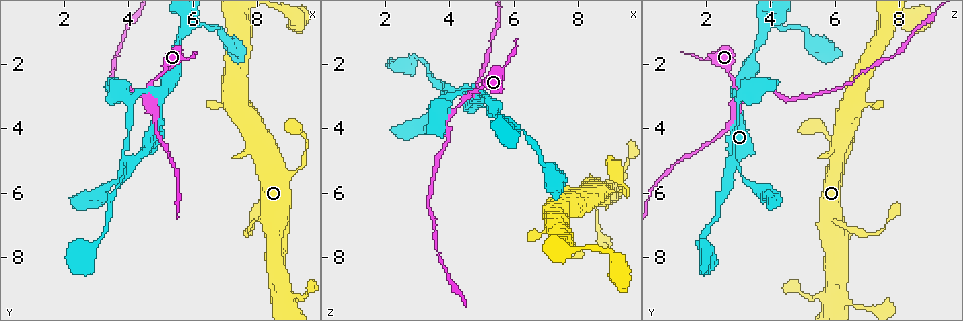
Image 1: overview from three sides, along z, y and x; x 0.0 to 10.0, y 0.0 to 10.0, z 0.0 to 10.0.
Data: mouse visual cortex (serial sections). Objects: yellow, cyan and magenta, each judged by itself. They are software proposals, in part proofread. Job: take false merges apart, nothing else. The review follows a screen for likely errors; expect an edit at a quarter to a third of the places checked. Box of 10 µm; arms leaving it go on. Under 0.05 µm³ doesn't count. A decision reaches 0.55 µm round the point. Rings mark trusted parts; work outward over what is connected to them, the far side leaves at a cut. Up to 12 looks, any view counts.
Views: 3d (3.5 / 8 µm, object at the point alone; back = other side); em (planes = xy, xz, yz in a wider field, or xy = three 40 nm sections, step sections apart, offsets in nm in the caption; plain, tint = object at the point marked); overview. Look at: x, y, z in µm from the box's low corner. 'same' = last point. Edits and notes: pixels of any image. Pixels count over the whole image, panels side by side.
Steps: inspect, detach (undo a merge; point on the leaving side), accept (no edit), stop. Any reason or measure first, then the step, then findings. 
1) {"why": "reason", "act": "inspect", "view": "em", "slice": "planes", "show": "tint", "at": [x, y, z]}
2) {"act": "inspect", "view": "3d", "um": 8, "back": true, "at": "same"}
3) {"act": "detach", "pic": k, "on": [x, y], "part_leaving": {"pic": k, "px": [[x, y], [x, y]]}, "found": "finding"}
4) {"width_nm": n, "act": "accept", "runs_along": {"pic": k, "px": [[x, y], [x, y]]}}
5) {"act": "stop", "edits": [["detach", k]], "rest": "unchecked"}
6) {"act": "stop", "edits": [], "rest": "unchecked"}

{"why": "four-way junction", "act": "inspect", "view": "3d", "um": 3.5, "at": [5.85, 0.85, 3.90]}

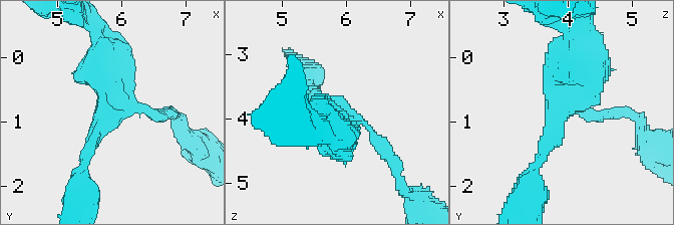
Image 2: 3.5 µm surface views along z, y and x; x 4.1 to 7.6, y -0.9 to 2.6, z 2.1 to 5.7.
{"arms": 4, "arm_widths_nm": [150, 150, 450, 500], "act": "inspect", "view": "em", "slice": "planes", "show": "tint", "at": [5.80, 0.80, 3.95]}

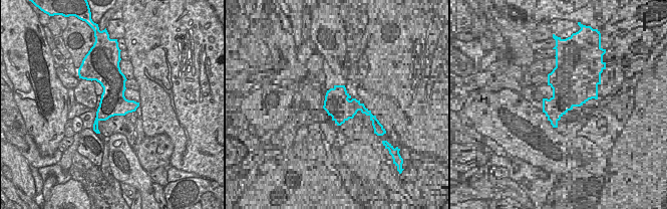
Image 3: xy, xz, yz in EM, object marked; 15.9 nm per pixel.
{"why": "cut it another way", "act": "inspect", "view": "em", "slice": "xy", "step": 3, "show": "tint", "at": "same"}

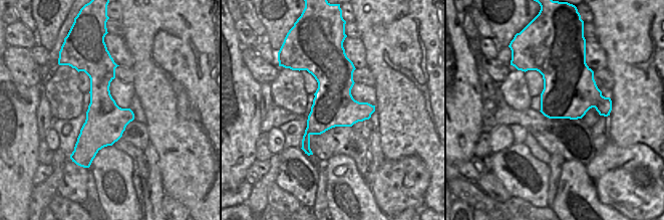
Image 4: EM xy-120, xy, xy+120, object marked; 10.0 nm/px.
{"width_nm": 420, "act": "accept", "runs_along": {"pic": 2, "px": [[308, 88], [338, 120], [360, 120], [381, 148]]}, "found": "all the same cell"}

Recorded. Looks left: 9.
{"why": "three arms meet", "act": "inspect", "view": "3d", "um": 8, "at": [4.65, 2.95, 3.05]}

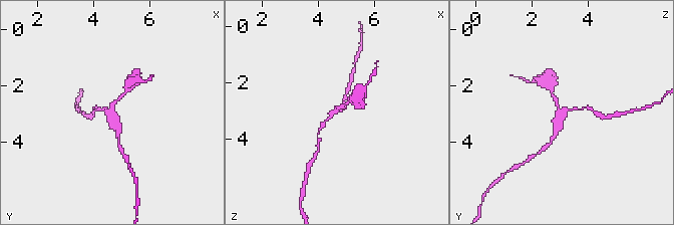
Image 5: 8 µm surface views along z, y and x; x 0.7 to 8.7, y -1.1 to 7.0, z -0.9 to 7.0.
{"act": "inspect", "view": "em", "slice": "xy", "step": 1, "show": "tint", "at": "same"}

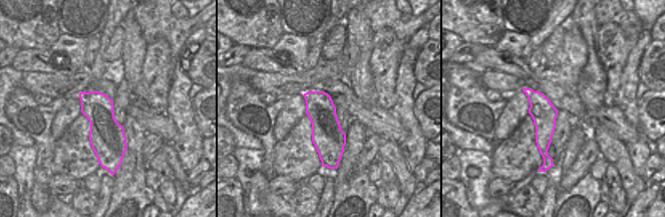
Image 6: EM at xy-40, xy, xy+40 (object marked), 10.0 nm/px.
{"act": "accept", "found": "continuous, no second cell"}

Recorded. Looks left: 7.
{"why": "small branch off a trunk", "act": "inspect", "view": "3d", "um": 8, "at": [4.15, 5.05, 2.85]}

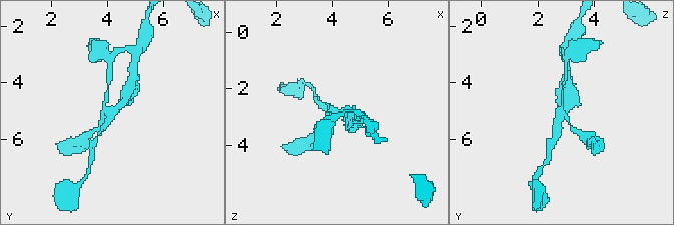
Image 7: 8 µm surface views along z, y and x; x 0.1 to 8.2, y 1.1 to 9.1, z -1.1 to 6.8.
{"why": "zoom in", "act": "inspect", "view": "3d", "um": 3.5, "at": "same"}

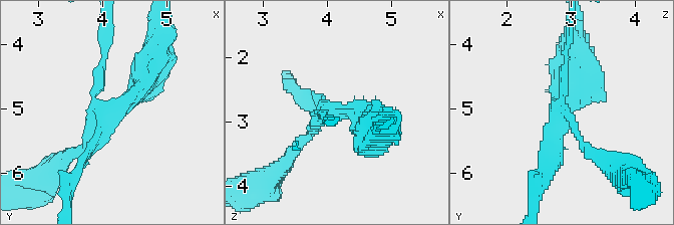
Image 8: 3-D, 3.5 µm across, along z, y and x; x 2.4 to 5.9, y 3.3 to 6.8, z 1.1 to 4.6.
{"act": "accept", "runs_along": {"pic": 8, "px": [[148, 63], [75, 172]]}, "found": "one cell here"}

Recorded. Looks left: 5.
{"why": "abrupt turn", "act": "inspect", "view": "3d", "um": 3.5, "at": [7.90, 6.85, 6.05]}

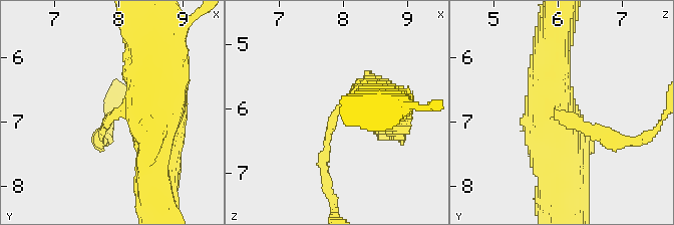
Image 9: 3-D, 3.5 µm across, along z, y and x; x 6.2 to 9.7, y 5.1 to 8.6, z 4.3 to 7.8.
{"act": "inspect", "view": "em", "slice": "xy", "step": 1, "show": "tint", "at": [7.95, 6.90, 5.95]}

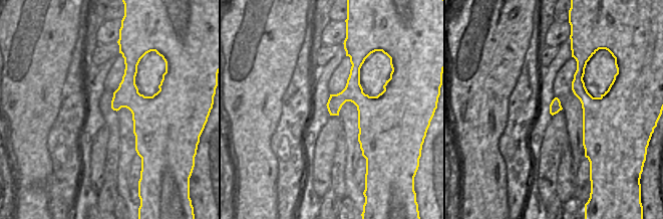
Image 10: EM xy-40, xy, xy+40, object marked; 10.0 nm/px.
{"arm_widths_nm": [150, 600], "act": "accept", "runs_along": {"pic": 10, "px": [[127, 59], [139, 149]]}, "found": "one cell here"}

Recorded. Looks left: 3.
{"why": "sudden change in width", "act": "inspect", "view": "3d", "um": 8, "at": [9.45, 5.20, 6.05]}

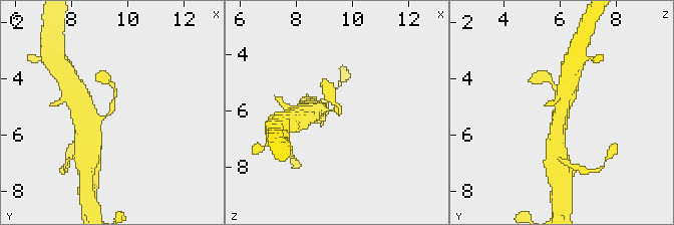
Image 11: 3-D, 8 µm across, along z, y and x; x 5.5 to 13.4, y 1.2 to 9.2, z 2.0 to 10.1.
{"why": "closer look", "act": "inspect", "view": "3d", "um": 3.5, "back": true, "at": "same"}

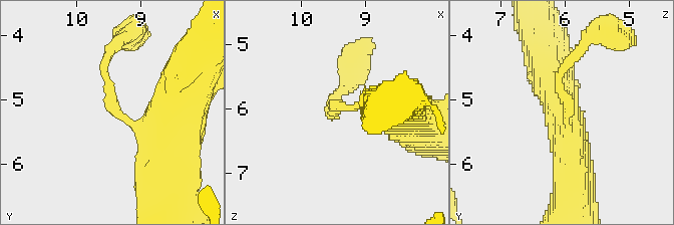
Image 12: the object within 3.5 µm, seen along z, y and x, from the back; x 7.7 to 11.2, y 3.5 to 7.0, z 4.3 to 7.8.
{"arm_widths_nm": [150, 500], "why": "now the EM", "act": "inspect", "view": "em", "slice": "xy", "step": 1, "show": "tint", "at": [9.40, 5.20, 6.00]}

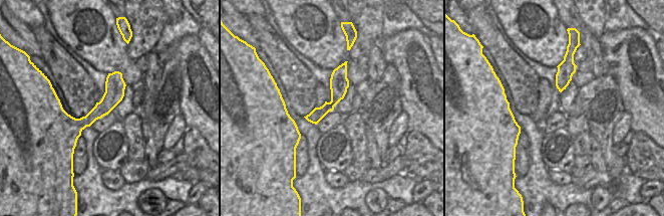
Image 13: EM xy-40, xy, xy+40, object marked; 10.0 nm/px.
{"width_nm": 190, "act": "accept", "runs_along": {"pic": 12, "px": [[172, 150], [113, 109], [107, 57]]}, "found": "all the same cell"}

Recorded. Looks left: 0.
{"act": "stop", "edits": [], "rest": "unchecked"}

